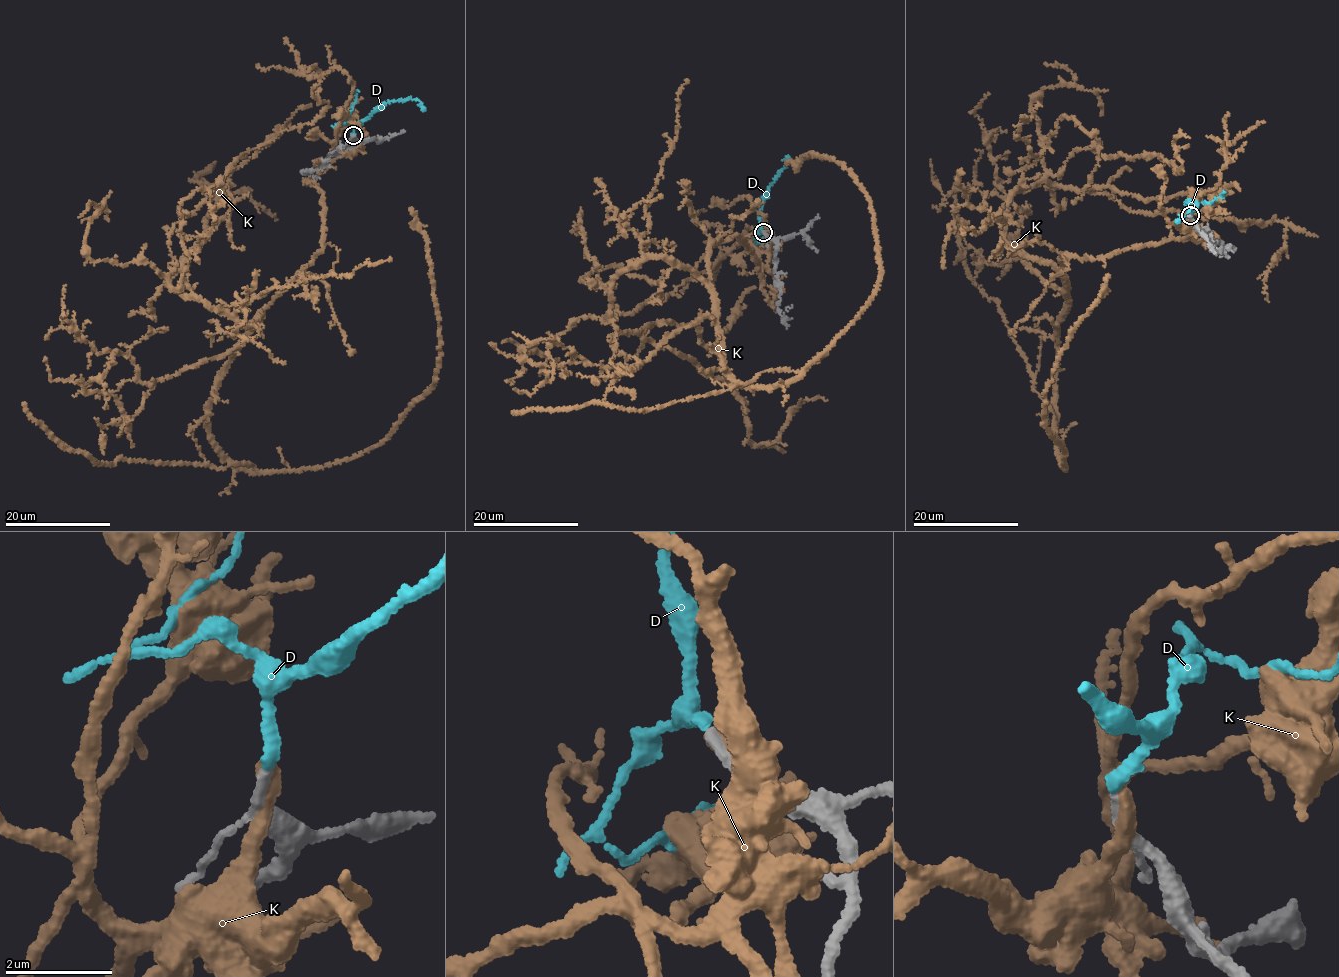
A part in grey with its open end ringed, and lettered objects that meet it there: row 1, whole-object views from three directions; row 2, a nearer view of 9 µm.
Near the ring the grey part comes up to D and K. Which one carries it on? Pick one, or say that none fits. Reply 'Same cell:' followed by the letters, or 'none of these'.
Same cell: D

